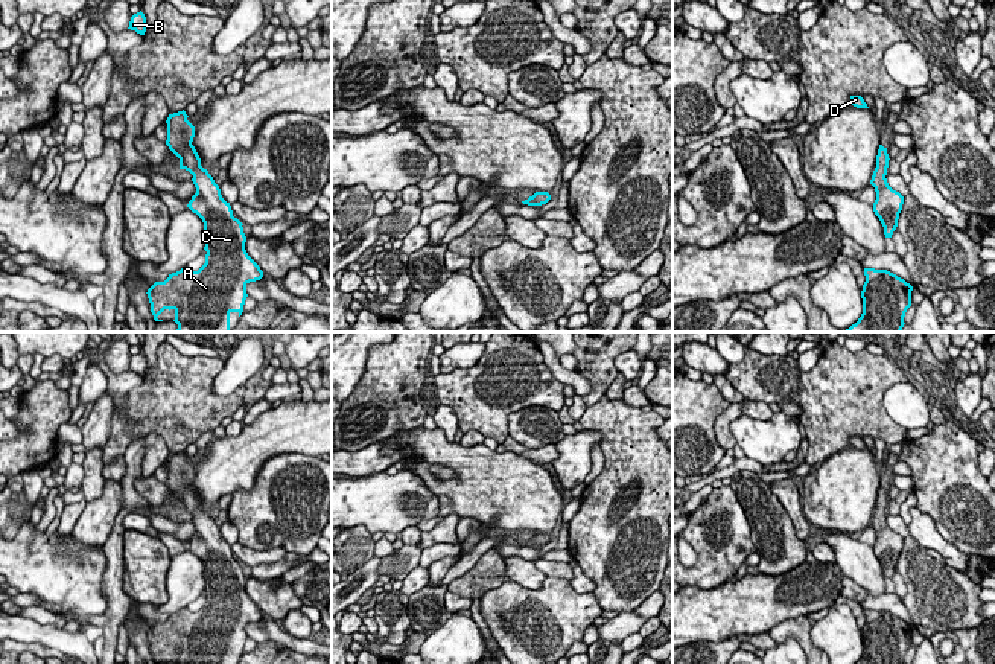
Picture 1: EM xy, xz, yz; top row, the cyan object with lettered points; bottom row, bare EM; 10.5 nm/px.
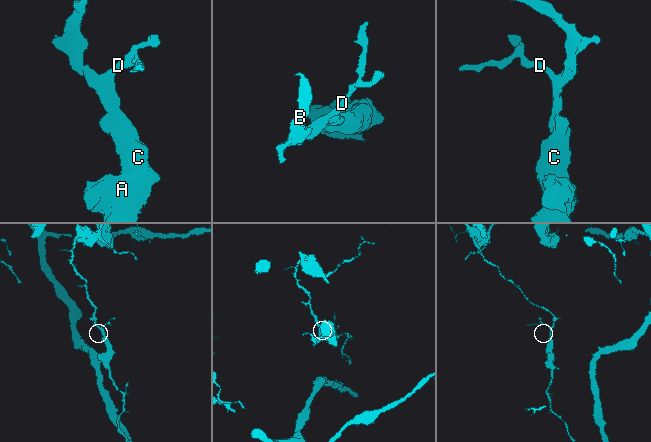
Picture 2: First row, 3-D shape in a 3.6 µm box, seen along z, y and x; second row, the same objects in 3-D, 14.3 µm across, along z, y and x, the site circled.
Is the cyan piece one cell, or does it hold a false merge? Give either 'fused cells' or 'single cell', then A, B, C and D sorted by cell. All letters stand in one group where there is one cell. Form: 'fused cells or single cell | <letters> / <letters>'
fused cells | A C / B D

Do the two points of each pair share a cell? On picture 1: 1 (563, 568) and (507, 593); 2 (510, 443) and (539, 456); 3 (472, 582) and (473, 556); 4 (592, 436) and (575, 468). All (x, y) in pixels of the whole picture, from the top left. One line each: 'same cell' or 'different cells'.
1: different cells
2: same cell
3: different cells
4: same cell

